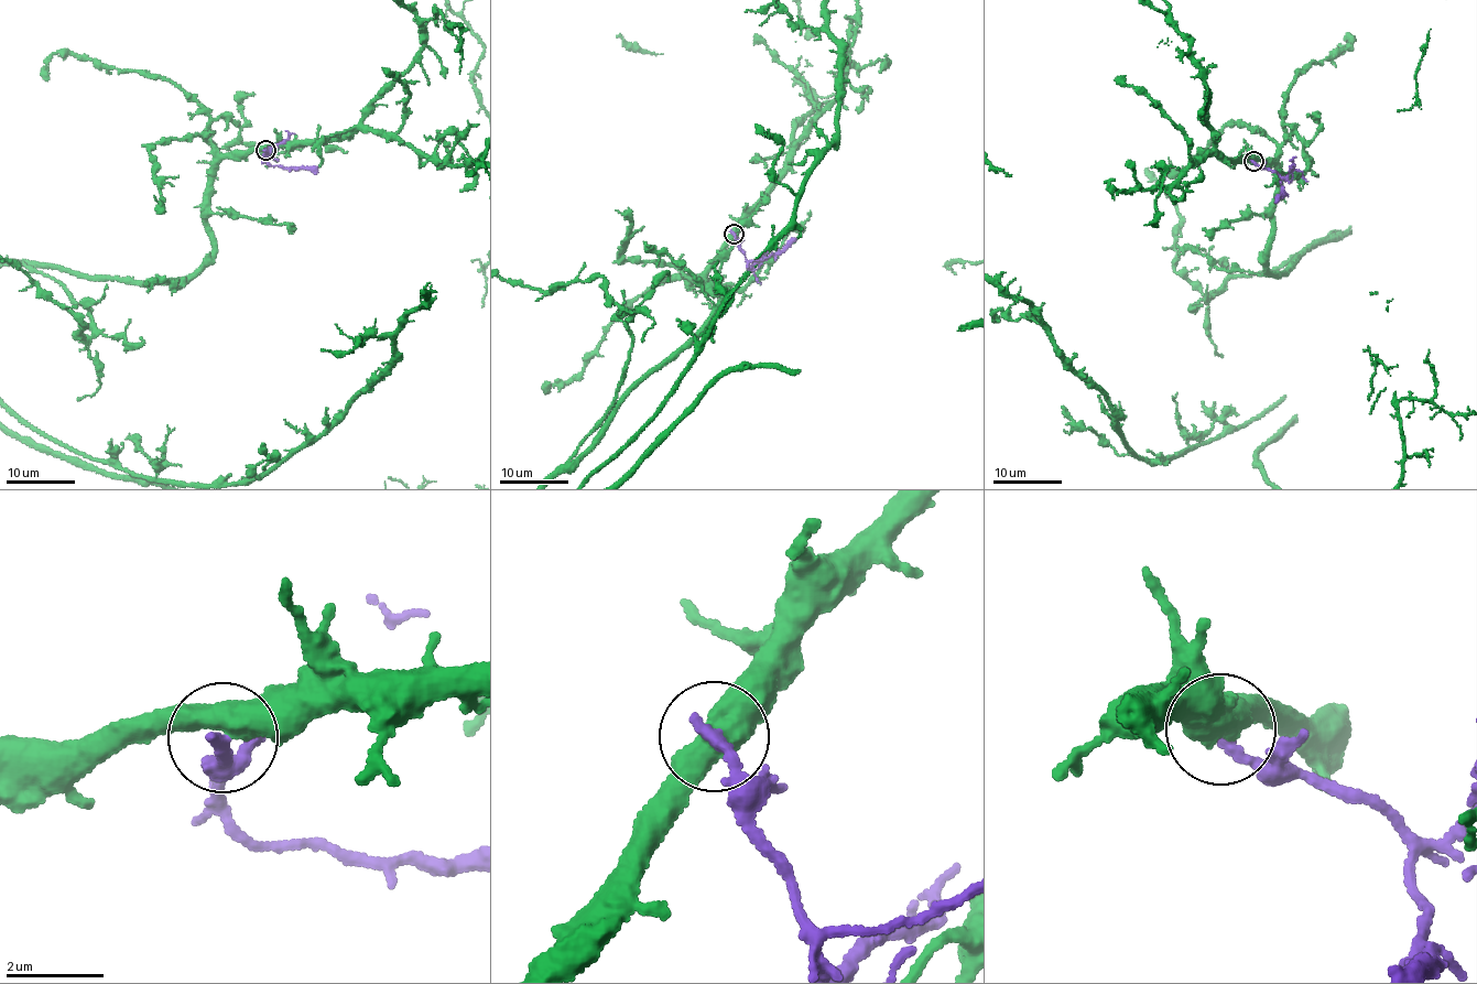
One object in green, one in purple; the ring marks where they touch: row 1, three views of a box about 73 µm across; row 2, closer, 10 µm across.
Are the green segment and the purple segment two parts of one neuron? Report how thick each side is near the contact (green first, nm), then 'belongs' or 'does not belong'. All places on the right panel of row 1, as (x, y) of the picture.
calibres 600 and 280 nm; does not belong

